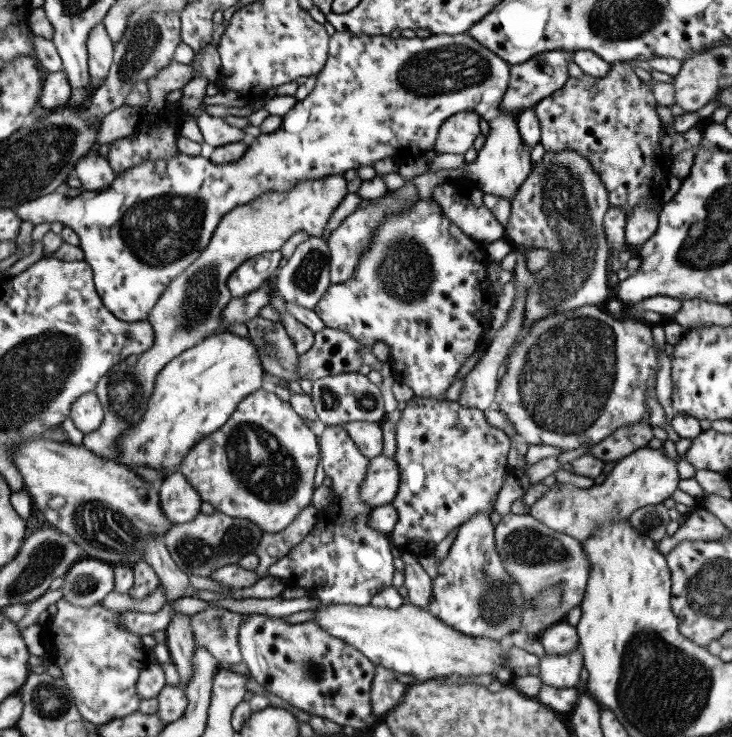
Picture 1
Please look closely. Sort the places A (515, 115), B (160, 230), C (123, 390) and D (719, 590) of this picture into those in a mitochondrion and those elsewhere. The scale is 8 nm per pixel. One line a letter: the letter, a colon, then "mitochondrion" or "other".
A: other
B: mitochondrion
C: mitochondrion
D: mitochondrion

